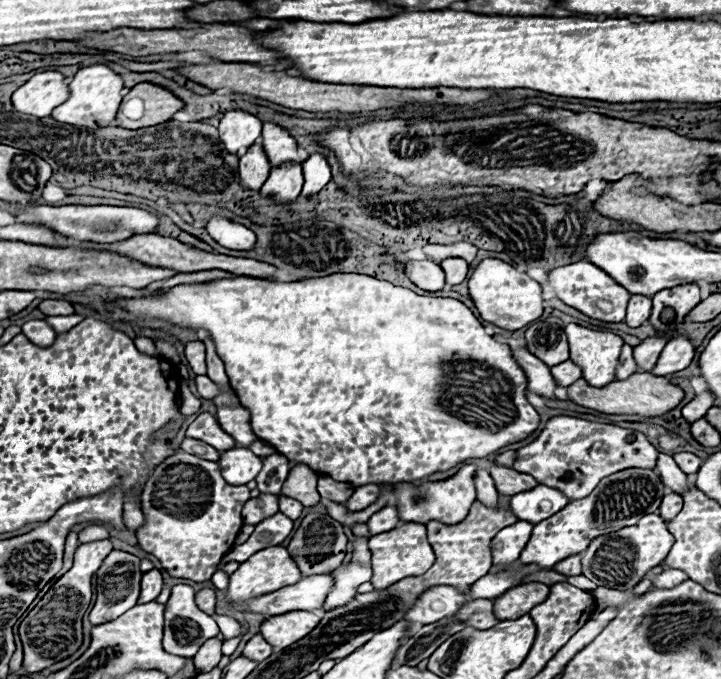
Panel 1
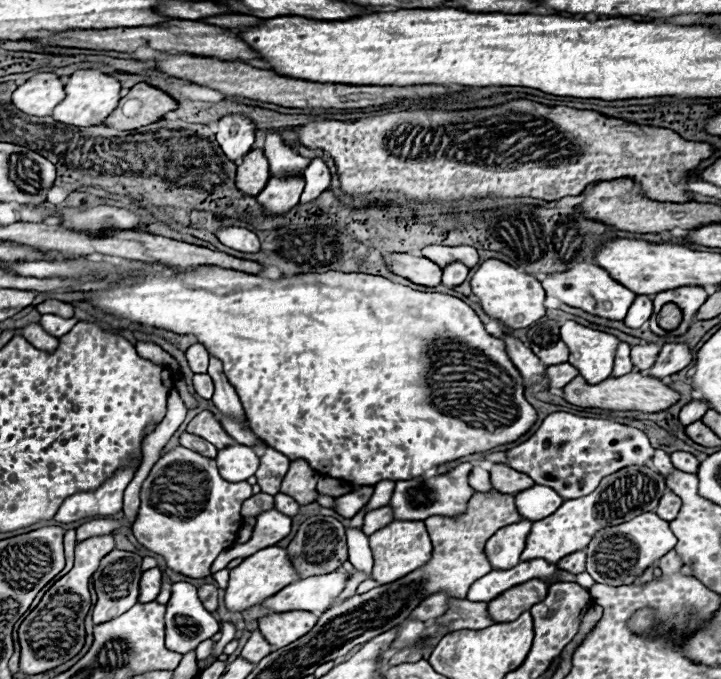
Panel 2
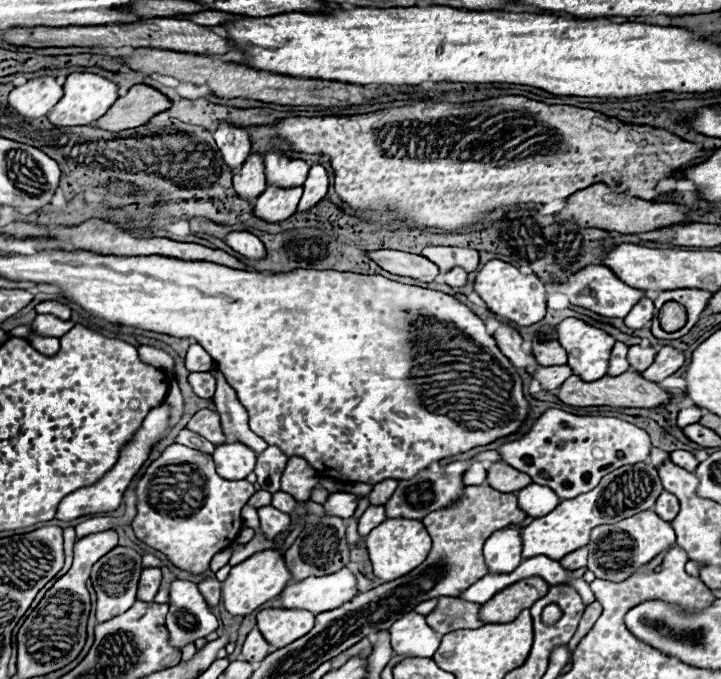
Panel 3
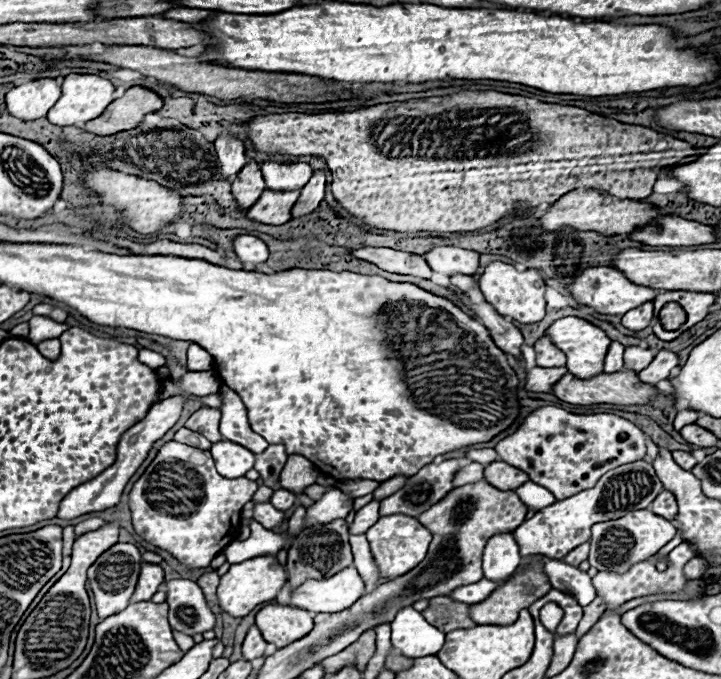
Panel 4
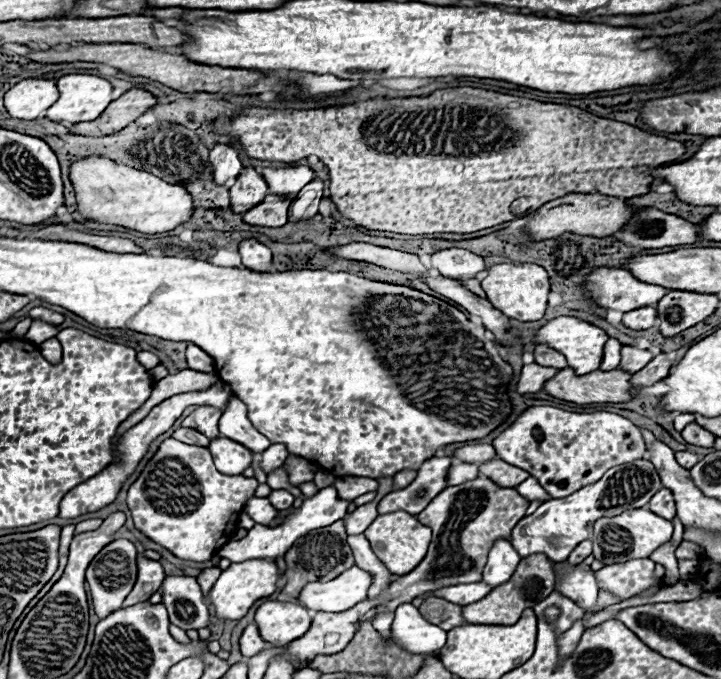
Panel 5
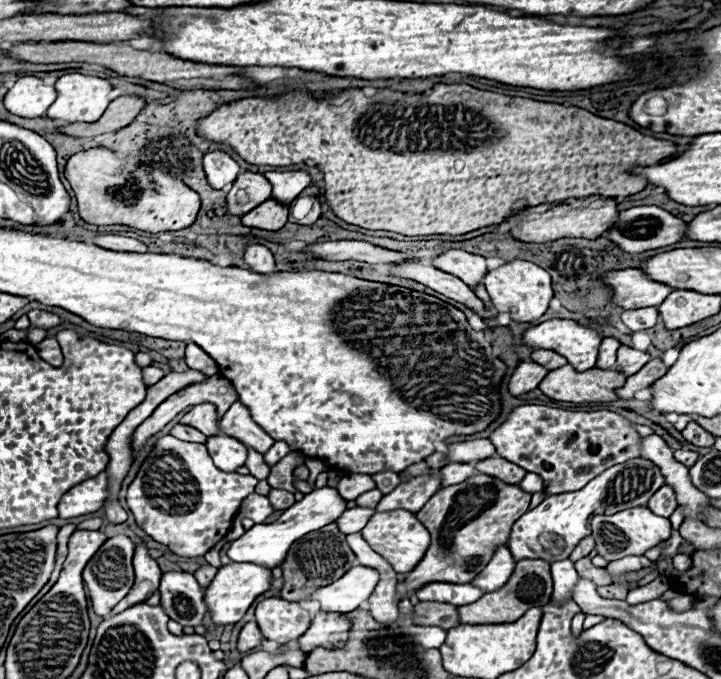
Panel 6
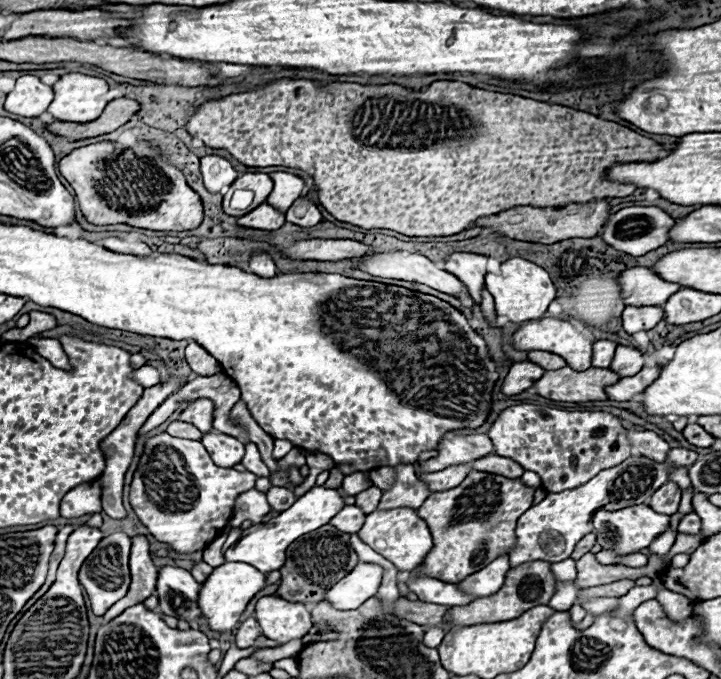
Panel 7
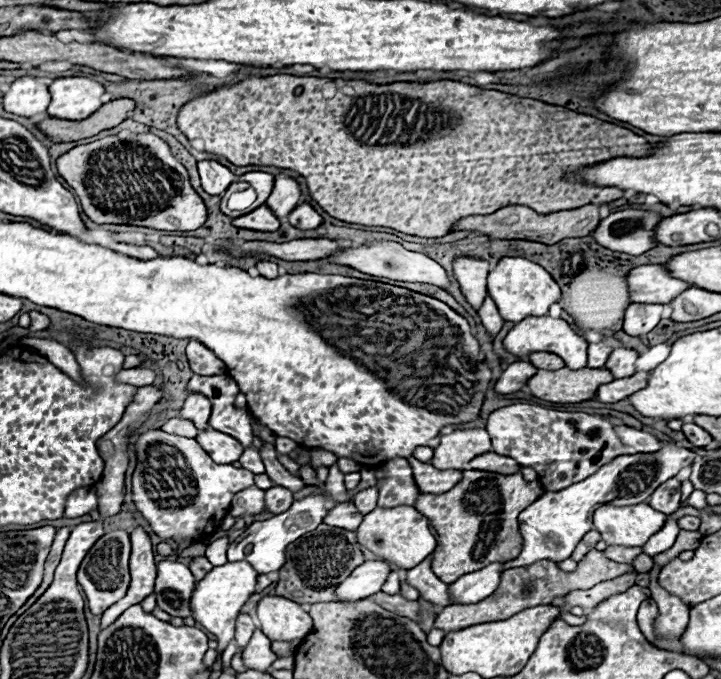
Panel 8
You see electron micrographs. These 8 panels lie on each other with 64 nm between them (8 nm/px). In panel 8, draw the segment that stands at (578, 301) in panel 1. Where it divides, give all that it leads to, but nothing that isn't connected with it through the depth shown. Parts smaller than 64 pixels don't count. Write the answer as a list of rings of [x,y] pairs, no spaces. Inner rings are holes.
[[[662,264],[638,266],[628,274],[630,300],[642,304],[670,304],[692,284],[674,278]]]

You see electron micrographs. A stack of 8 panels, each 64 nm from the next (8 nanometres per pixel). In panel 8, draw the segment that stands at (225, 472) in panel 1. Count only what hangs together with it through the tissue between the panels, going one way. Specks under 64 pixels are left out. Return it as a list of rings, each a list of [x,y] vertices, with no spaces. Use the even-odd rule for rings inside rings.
[[[206,428],[206,430],[200,430],[198,436],[194,438],[210,456],[212,460],[216,460],[218,464],[232,464],[240,458],[240,454],[244,452],[242,444],[238,440],[234,440],[232,436],[224,434],[224,432],[218,432],[218,430],[212,430],[212,428]]]

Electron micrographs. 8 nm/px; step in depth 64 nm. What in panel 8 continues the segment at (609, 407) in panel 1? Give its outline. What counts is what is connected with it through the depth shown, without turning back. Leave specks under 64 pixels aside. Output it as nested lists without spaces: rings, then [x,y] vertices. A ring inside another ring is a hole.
[[[604,368],[538,370],[526,382],[526,388],[532,396],[548,402],[584,402],[592,398],[592,392],[600,384],[608,384],[608,380],[614,378]]]

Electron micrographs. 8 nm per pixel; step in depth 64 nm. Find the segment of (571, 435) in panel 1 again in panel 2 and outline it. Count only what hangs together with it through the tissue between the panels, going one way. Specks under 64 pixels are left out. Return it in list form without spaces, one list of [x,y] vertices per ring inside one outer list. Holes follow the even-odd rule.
[[[552,412],[544,418],[540,428],[522,444],[506,450],[506,464],[518,472],[528,474],[534,484],[554,488],[564,500],[586,496],[600,480],[618,468],[632,464],[646,464],[654,456],[648,436],[632,426],[602,420],[582,418],[570,412]]]

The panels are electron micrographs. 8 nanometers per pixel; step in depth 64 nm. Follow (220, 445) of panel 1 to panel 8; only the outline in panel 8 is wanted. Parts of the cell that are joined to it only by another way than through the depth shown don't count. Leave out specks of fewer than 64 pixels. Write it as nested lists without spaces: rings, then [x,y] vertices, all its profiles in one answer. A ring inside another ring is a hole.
[[[190,392],[188,398],[184,400],[184,406],[180,410],[180,418],[192,420],[198,430],[208,428],[208,418],[210,418],[210,400],[204,394]]]

